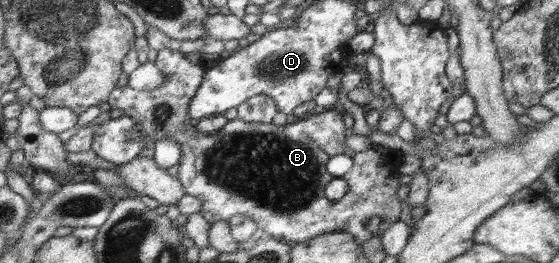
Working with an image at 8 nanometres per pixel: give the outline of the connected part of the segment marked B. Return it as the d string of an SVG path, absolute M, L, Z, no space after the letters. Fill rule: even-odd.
M167 47L166 49L160 50L158 52L155 64L158 66L158 69L162 70L162 73L165 73L167 79L158 89L151 89L150 91L140 91L138 89L134 89L130 86L120 87L118 86L116 89L112 91L112 97L107 99L108 105L112 108L122 109L124 113L126 113L127 117L134 119L136 123L135 129L137 132L134 134L139 134L140 140L142 143L147 141L152 141L152 143L156 142L160 139L175 139L178 143L181 143L182 159L178 162L179 172L177 174L177 178L181 180L181 182L185 186L186 193L193 195L194 197L198 197L200 201L202 201L202 207L200 213L204 216L204 219L207 219L211 224L216 223L217 221L226 221L230 219L234 215L247 215L251 217L256 223L258 228L263 228L266 231L266 235L270 235L274 239L283 240L286 242L294 241L296 243L308 242L309 239L317 238L322 234L329 234L332 231L341 230L344 232L350 232L350 235L355 236L355 238L364 245L365 242L369 242L372 238L378 238L383 231L389 230L390 227L394 225L399 220L400 217L400 206L401 203L406 203L406 198L402 199L402 195L398 195L398 191L402 191L402 174L398 172L398 166L400 165L401 159L404 155L400 150L393 150L392 148L384 147L383 145L372 143L372 145L366 149L366 151L354 151L353 148L349 147L348 144L348 136L345 129L345 123L343 119L342 113L332 109L325 110L322 113L313 114L308 119L302 119L302 121L296 121L296 123L282 125L274 125L274 123L246 123L245 120L242 119L234 119L230 120L222 130L219 132L214 132L213 134L207 134L204 132L198 131L195 125L190 125L190 117L189 117L189 105L193 101L193 98L196 96L197 90L200 89L202 83L202 79L205 79L204 69L200 67L200 65L196 65L194 61L190 61L190 59L186 59L184 54L181 51L174 51ZM335 155L349 155L352 158L353 166L350 168L350 171L346 175L343 175L341 178L346 179L348 182L348 191L345 195L339 200L330 200L326 198L324 195L324 188L332 179L334 179L334 175L328 173L326 171L326 162L331 157ZM372 217L380 217L382 219L382 223L380 224L380 228L376 232L370 232L367 230L366 222L370 221Z

